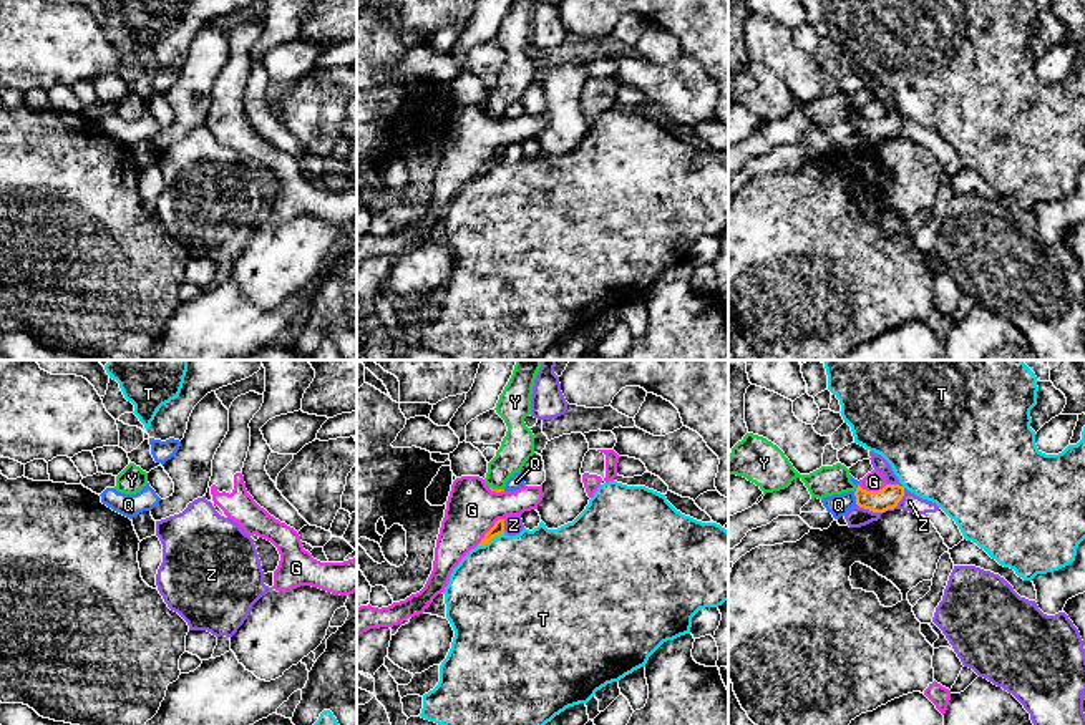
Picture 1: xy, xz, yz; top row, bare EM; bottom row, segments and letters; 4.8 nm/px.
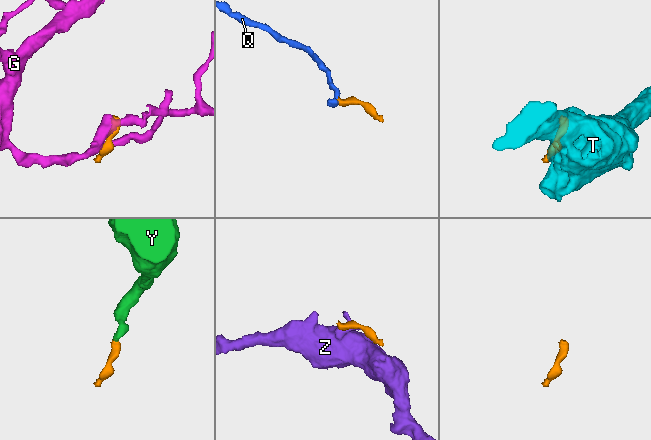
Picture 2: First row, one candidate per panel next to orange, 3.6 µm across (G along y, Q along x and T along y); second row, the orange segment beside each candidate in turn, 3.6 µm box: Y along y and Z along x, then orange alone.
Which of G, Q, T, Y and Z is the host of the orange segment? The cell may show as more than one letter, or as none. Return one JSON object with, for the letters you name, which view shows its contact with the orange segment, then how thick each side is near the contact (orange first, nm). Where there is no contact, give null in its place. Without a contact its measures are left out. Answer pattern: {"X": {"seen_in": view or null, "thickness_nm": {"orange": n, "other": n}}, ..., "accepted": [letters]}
{"Y": {"seen_in": "xz", "thickness_nm": {"orange": 20, "other": 160}}, "accepted": ["Y"]}

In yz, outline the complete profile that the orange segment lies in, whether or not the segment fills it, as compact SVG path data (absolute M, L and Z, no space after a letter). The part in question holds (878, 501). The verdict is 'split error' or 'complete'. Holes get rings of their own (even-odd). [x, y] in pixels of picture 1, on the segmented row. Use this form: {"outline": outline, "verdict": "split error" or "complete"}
{"outline": "M859 484L854 491L856 504L873 513L884 513L894 509L904 496L904 486L886 484L879 491L866 491Z", "verdict": "complete"}

